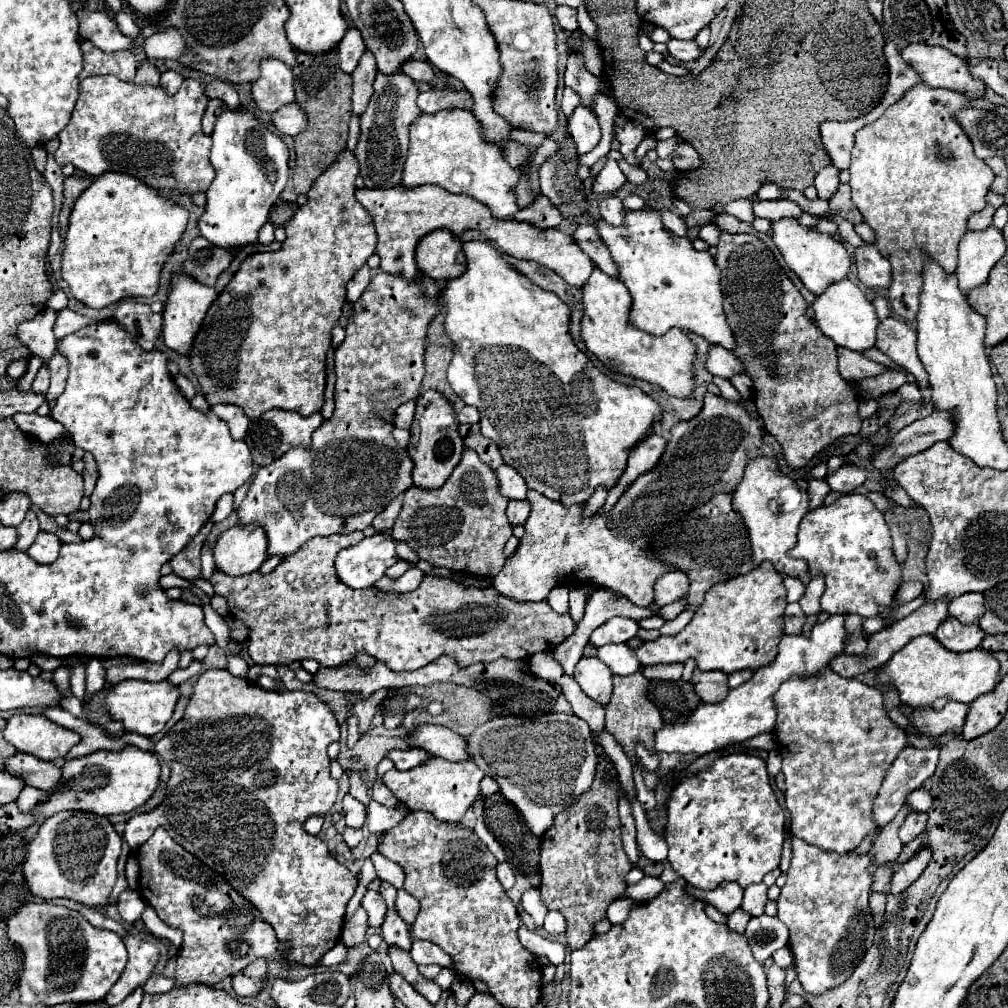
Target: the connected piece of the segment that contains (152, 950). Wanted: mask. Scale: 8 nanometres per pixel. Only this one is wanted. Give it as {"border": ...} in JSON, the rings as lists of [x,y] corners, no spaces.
{"border":[[[127,936],[125,946],[129,950],[129,962],[115,986],[105,996],[105,1002],[109,1006],[119,1004],[135,986],[145,984],[159,958],[159,948],[151,946],[149,942],[143,942],[139,936]]]}

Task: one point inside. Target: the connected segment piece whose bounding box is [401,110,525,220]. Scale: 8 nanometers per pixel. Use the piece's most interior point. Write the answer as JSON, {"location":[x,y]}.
{"location":[447,148]}

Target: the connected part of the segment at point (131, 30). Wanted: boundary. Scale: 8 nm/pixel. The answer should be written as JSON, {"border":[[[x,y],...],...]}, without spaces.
{"border":[[[113,12],[113,18],[115,18],[115,22],[117,22],[117,26],[119,26],[119,30],[123,34],[134,38],[132,47],[135,47],[137,43],[135,39],[139,36],[139,26],[135,24],[133,16],[131,14],[125,14],[125,12]]]}

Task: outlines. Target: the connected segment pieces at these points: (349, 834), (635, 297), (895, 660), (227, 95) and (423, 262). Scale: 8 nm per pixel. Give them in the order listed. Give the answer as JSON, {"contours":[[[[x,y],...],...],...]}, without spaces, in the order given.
{"contours":[[[[345,828],[345,832],[343,832],[343,840],[345,840],[345,844],[349,846],[349,848],[353,848],[353,846],[357,846],[359,842],[361,842],[361,838],[363,838],[363,834],[361,834],[361,828]]],[[[653,208],[625,210],[623,224],[613,226],[603,218],[591,220],[619,270],[619,280],[631,292],[631,326],[661,336],[669,328],[695,332],[707,342],[731,350],[735,346],[731,328],[723,316],[719,268],[709,252],[699,252],[687,238],[665,230]]],[[[917,636],[909,640],[903,650],[895,652],[893,658],[877,668],[875,682],[881,686],[895,686],[903,704],[911,708],[933,708],[941,710],[949,700],[973,702],[977,696],[991,692],[999,678],[999,662],[981,648],[955,654],[939,644],[935,636]]],[[[213,80],[213,82],[207,82],[207,84],[203,84],[203,86],[205,86],[205,96],[207,96],[209,100],[219,98],[219,100],[223,100],[231,110],[239,108],[239,96],[237,96],[235,88],[233,88],[229,82]]],[[[435,230],[423,236],[415,250],[417,268],[433,280],[451,280],[463,274],[465,254],[461,240],[447,230]]]]}

